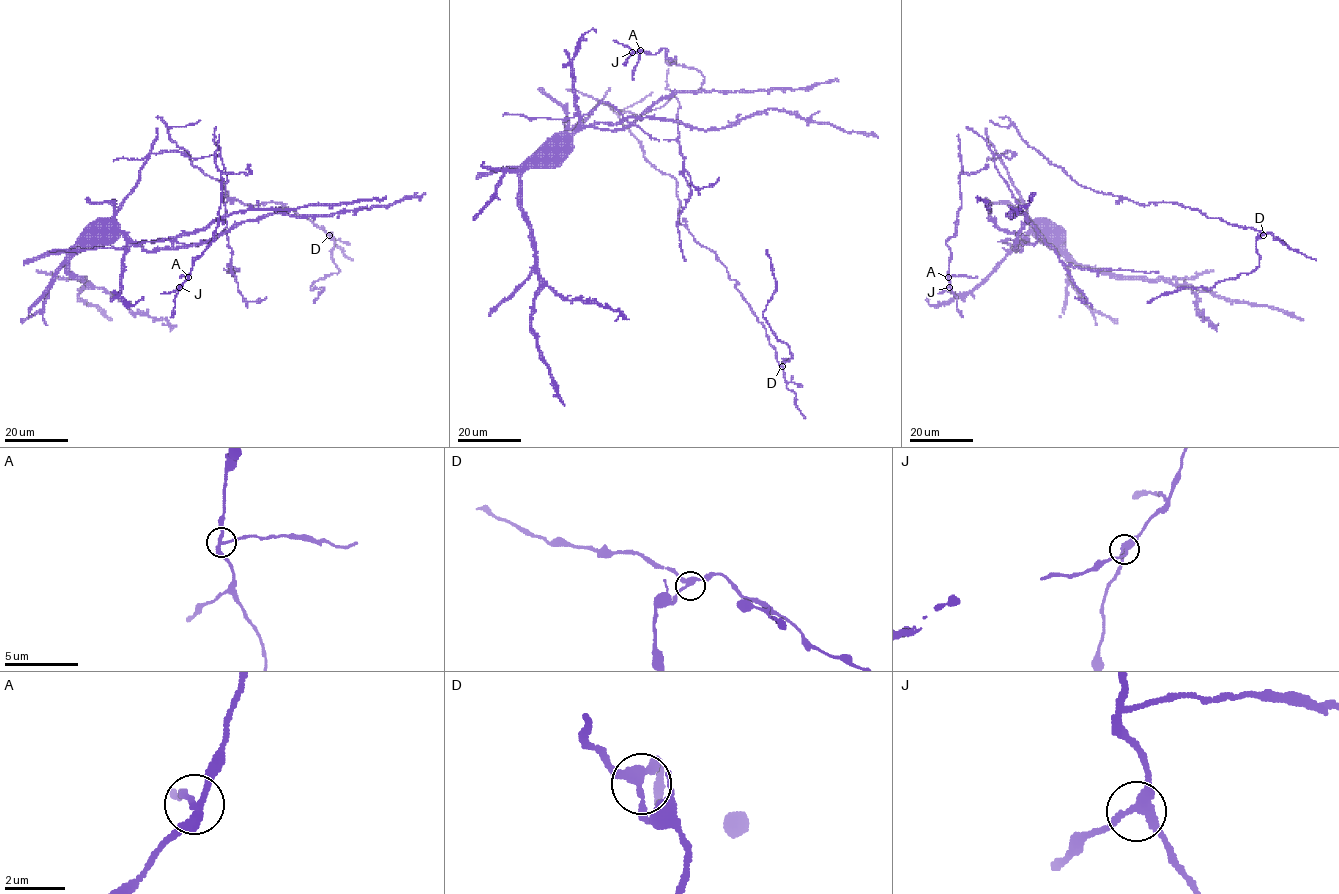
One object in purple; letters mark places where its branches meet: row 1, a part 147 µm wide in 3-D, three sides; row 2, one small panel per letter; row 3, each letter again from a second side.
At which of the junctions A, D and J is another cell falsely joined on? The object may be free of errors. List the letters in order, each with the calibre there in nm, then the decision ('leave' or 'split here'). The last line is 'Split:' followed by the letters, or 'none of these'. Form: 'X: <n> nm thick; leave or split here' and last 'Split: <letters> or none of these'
A: 220 nm thick; split here
D: 280 nm thick; leave
J: 320 nm thick; leave
Split: A

